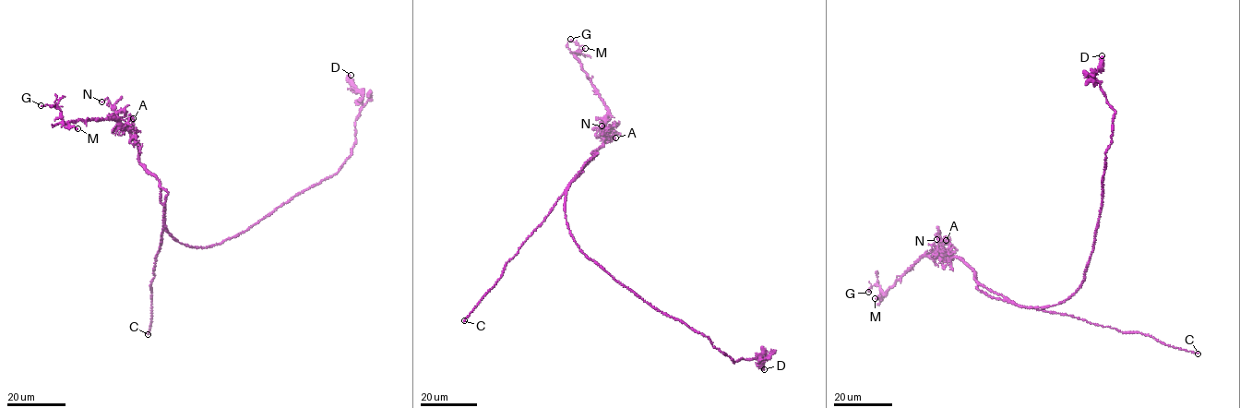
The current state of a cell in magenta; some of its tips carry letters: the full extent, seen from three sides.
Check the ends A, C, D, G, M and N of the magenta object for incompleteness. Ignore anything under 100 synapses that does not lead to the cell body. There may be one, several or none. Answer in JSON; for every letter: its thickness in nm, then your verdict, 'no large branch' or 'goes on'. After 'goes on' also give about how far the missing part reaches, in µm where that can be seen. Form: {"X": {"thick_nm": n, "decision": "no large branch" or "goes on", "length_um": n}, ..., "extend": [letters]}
{"A": {"thick_nm": 110, "decision": "no large branch"}, "C": {"thick_nm": 160, "decision": "goes on", "length_um": 20}, "D": {"thick_nm": 320, "decision": "no large branch"}, "G": {"thick_nm": 140, "decision": "no large branch"}, "M": {"thick_nm": 130, "decision": "no large branch"}, "N": {"thick_nm": 90, "decision": "no large branch"}, "extend": ["C"]}

